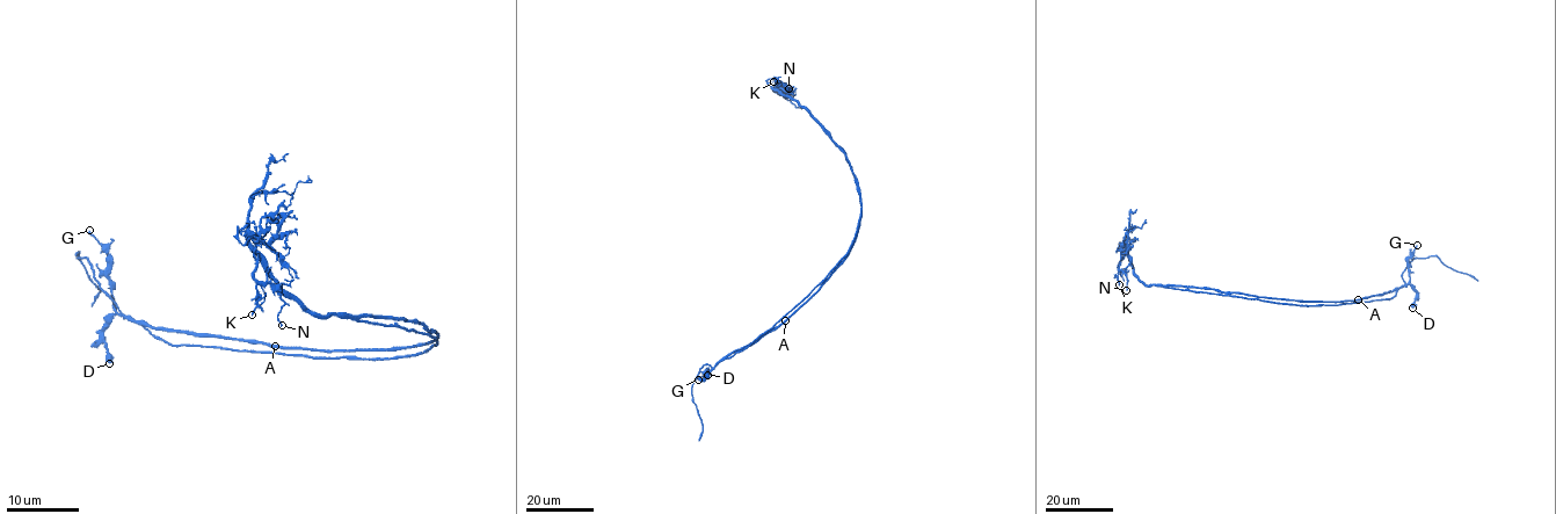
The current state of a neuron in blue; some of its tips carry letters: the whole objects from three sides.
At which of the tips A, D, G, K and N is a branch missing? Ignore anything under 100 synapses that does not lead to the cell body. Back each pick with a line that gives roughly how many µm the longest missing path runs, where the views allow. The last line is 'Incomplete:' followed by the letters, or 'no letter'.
Incomplete: no letter

